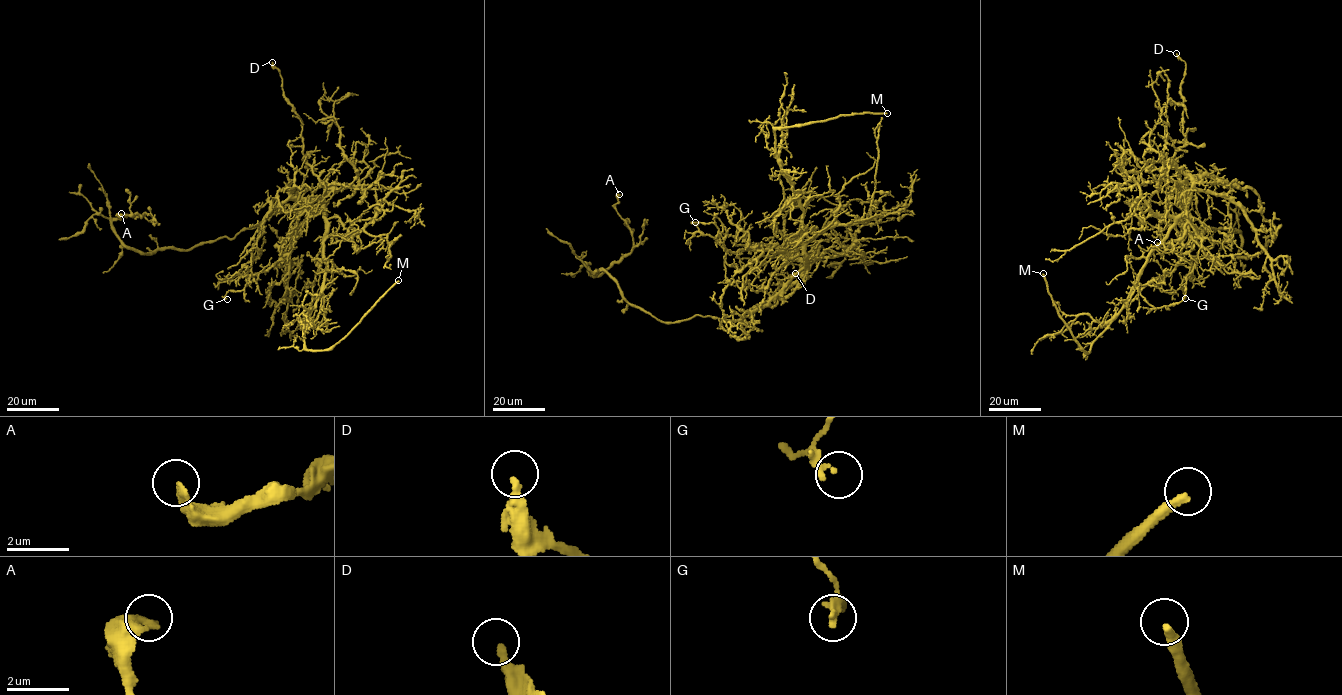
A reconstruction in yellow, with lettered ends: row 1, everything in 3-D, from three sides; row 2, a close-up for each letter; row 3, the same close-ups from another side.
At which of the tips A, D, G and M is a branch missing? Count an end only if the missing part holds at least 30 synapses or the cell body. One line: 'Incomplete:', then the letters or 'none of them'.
Incomplete: M

